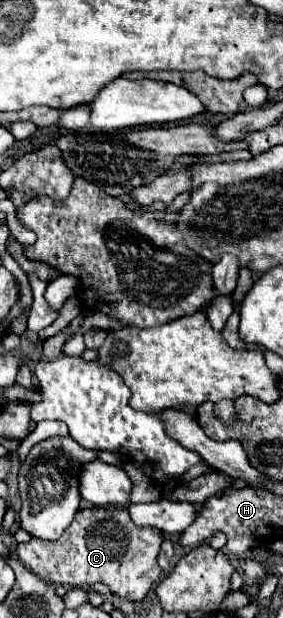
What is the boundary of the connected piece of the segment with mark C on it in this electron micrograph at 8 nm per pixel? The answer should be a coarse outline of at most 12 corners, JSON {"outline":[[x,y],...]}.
{"outline":[[83,508],[17,558],[45,582],[101,582],[141,602],[163,532],[125,508]]}

